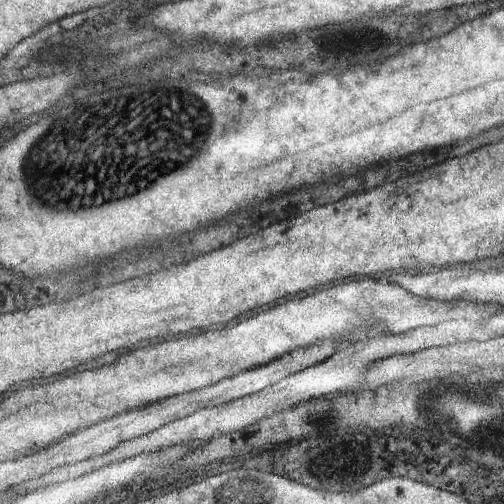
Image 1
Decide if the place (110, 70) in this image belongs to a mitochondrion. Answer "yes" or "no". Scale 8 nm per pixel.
no

